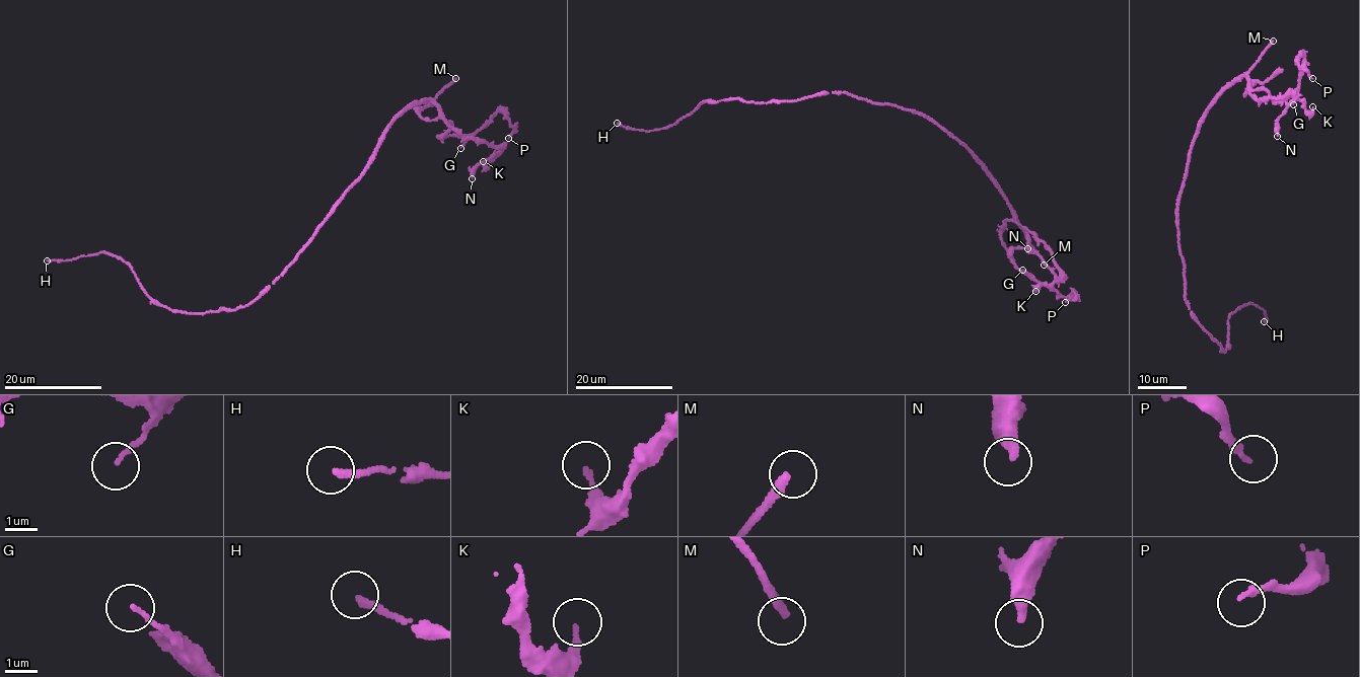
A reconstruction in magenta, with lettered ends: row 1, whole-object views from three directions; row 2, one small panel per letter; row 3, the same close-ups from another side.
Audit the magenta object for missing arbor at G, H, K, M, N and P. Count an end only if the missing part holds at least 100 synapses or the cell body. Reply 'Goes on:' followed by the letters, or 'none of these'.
Goes on: M

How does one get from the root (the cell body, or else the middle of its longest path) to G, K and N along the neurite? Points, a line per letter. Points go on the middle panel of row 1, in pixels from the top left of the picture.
G: (908, 109), (931, 119), (981, 162), (1028, 232), (1027, 245), (1012, 253), (1014, 265), (1022, 270)
K: (908, 109), (931, 119), (981, 162), (1018, 223), (1050, 250), (1060, 278), (1036, 287), (1035, 291)
N: (908, 109), (931, 119), (981, 162), (1018, 223), (1045, 244), (1057, 268), (1052, 269), (1027, 248)

